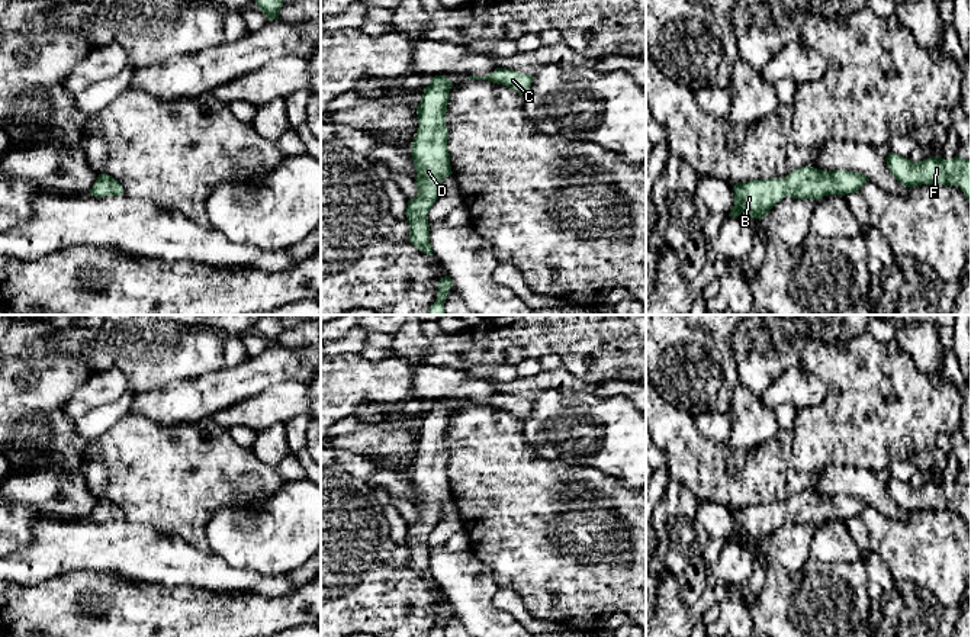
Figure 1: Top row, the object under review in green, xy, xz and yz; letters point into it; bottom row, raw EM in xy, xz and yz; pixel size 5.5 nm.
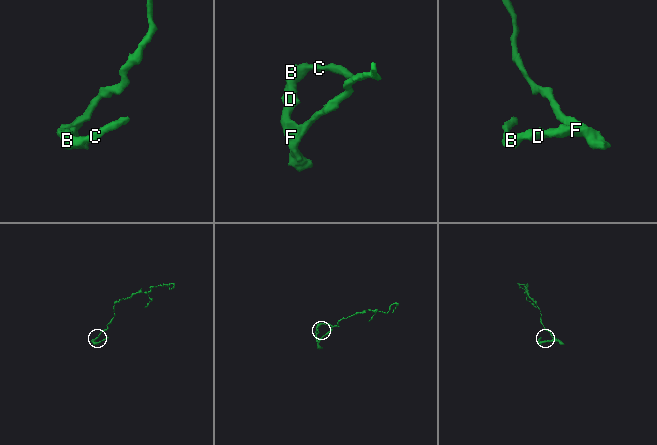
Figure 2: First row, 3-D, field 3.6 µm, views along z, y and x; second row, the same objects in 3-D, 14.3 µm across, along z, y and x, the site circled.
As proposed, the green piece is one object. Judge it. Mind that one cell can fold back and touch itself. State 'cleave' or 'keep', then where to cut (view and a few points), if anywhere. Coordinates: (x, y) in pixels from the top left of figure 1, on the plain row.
keep | no cut

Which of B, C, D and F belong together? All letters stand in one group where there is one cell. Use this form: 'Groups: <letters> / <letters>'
Groups: B C D F

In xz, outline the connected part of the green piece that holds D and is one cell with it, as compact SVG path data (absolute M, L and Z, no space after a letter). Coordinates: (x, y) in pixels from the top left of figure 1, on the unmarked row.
M444 400L433 402L417 431L418 456L411 469L417 495L418 519L408 525L409 567L424 579L434 580L430 567L428 535L441 519L443 505L453 499L448 480L446 435L453 408Z

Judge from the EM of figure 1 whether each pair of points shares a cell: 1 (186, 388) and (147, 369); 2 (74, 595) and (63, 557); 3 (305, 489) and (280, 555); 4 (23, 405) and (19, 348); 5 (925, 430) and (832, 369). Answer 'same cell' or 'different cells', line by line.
1: different cells
2: different cells
3: same cell
4: same cell
5: same cell

